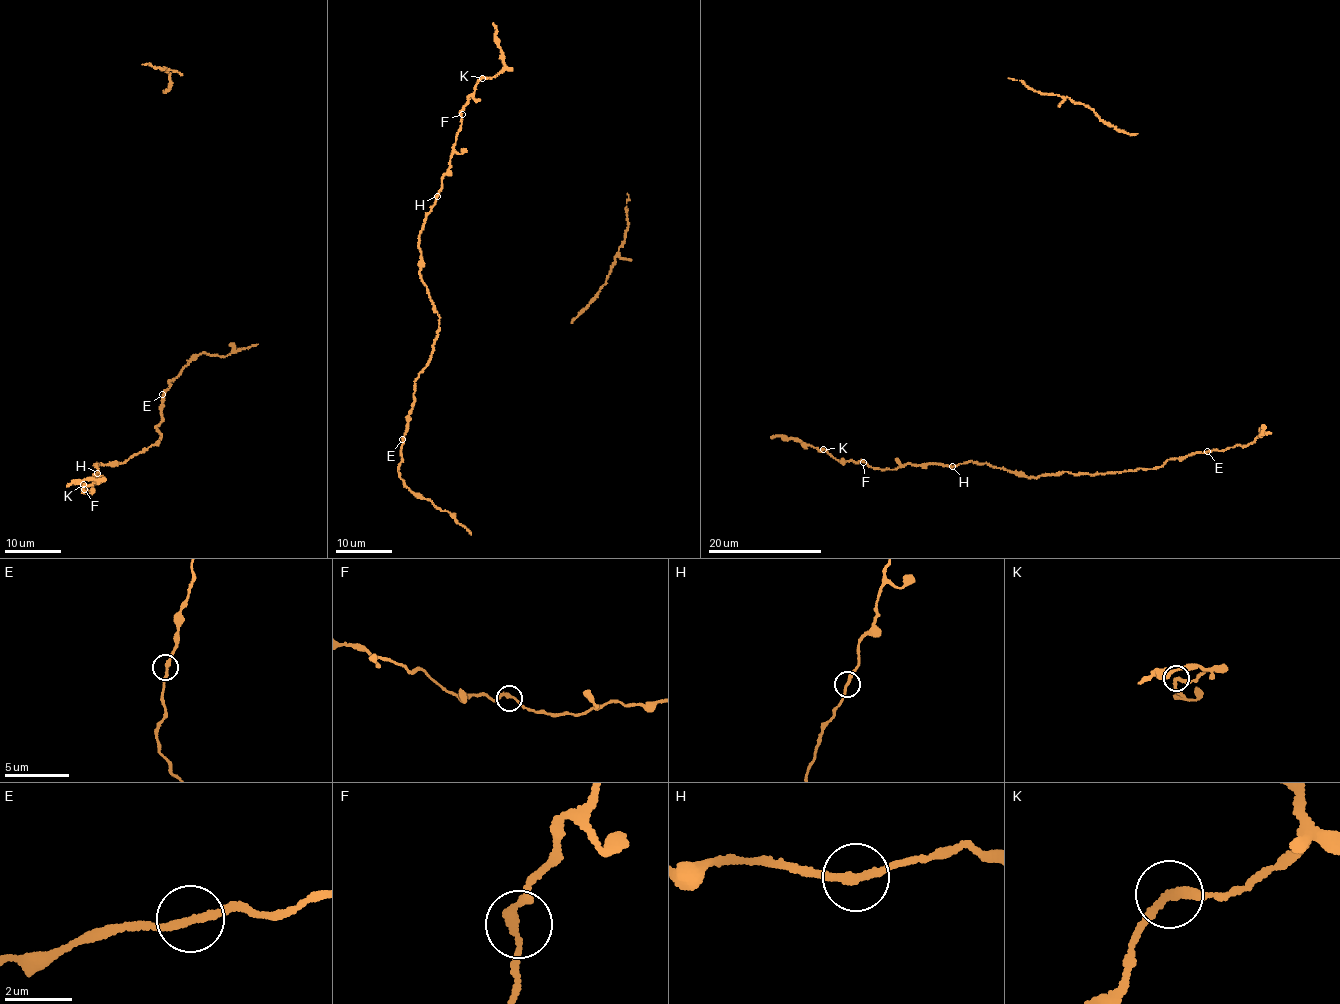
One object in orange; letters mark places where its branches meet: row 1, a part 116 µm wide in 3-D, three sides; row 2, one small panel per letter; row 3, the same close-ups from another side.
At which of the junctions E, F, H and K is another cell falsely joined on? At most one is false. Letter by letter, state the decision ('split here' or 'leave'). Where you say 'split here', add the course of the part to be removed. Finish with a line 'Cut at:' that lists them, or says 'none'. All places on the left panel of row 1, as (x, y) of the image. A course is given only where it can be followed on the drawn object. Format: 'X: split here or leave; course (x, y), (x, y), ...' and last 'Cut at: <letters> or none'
E: leave
F: leave
H: leave
K: leave
Cut at: none

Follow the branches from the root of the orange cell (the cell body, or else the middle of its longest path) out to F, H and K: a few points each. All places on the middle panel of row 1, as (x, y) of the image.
F: (399, 468), (414, 382), (430, 359), (439, 329), (439, 315), (420, 274), (419, 231), (450, 165), (462, 114)
H: (399, 468), (414, 382), (430, 359), (439, 329), (439, 315), (421, 280), (419, 246), (419, 231), (437, 196)
K: (399, 468), (414, 382), (439, 329), (420, 274), (419, 231), (450, 165), (460, 111), (481, 78)

